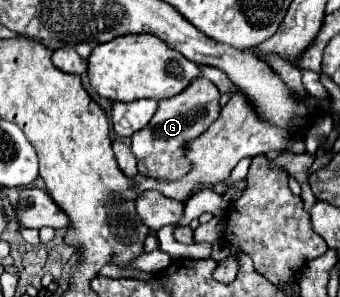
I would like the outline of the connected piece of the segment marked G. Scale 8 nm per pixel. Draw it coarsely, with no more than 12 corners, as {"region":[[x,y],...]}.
{"region":[[202,76],[160,100],[132,134],[138,172],[186,176],[186,144],[218,118],[218,88]]}

